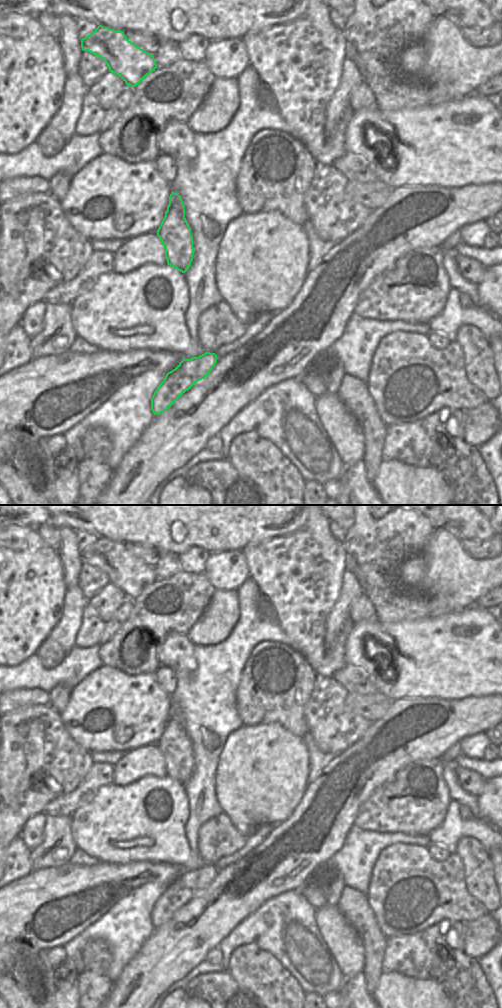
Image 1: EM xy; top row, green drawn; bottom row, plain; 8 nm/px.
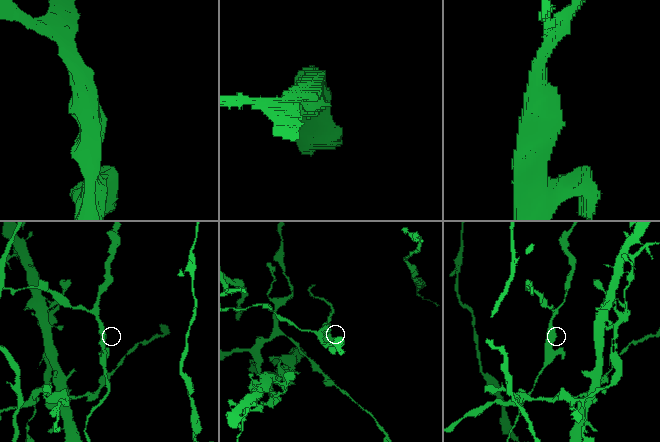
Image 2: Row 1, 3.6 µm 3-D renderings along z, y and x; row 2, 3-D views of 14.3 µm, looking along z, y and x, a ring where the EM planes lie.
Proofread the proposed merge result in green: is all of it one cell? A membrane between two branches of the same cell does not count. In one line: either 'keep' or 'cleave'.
keep

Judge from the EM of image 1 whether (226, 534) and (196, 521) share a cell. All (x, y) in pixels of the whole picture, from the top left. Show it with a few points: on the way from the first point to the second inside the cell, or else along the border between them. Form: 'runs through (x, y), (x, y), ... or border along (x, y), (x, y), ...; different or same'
runs through (219, 527), (213, 521), (203, 521); same

